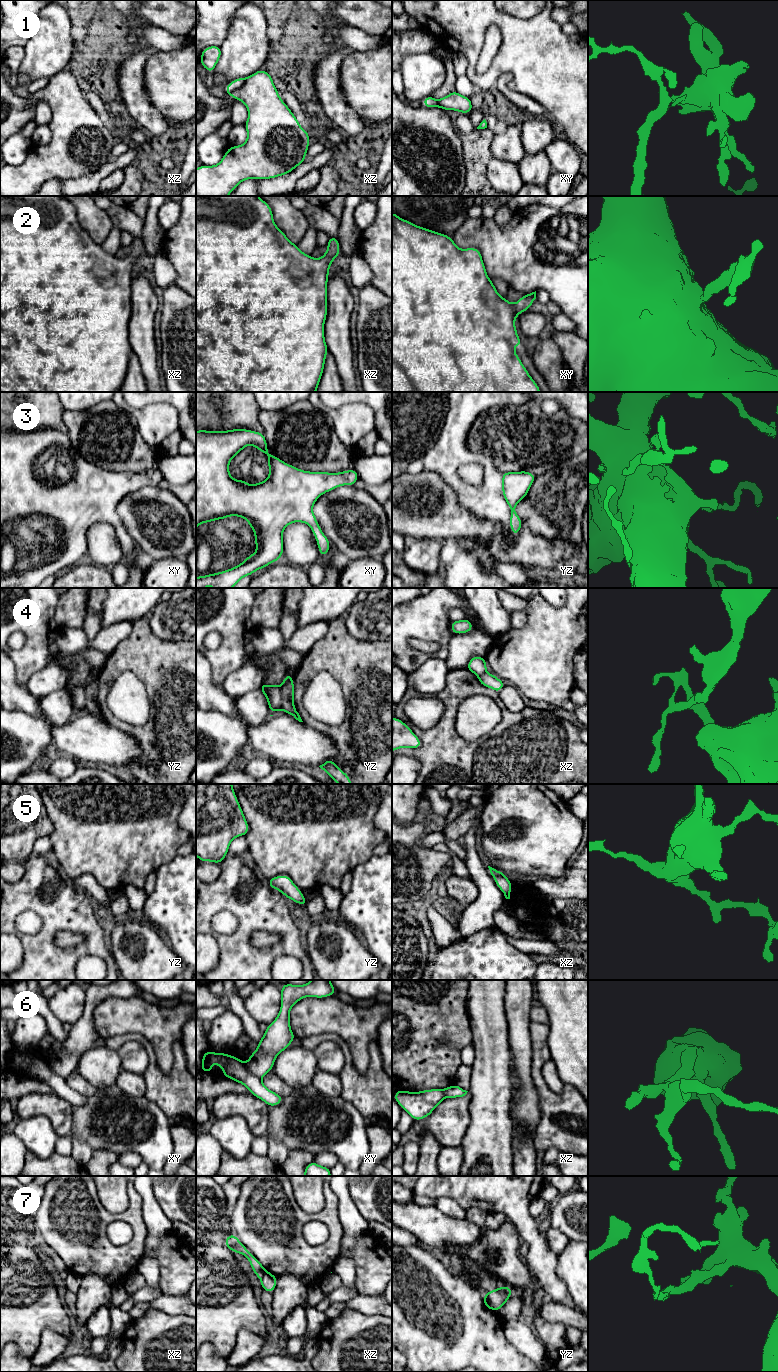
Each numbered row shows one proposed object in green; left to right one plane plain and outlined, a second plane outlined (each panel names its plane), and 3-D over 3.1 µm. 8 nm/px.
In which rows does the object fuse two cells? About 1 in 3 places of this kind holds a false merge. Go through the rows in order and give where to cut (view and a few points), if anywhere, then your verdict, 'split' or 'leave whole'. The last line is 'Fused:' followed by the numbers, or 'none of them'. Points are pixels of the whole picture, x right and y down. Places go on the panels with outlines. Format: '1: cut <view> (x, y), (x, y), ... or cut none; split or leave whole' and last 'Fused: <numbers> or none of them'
1: cut xz (245, 78), (245, 82), (230, 94); split
2: cut none; leave whole
3: cut none; leave whole
4: cut yz (280, 686), (282, 709); split
5: cut none; leave whole
6: cut xy (246, 1064), (246, 1067), (260, 1078); split
7: cut yz (484, 1294), (493, 1309); split
Fused: 1, 4, 6, 7

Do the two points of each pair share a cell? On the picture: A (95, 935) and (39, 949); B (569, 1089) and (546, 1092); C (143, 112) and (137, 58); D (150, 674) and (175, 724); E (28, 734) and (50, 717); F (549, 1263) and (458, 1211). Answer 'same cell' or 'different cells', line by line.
A: same cell
B: same cell
C: same cell
D: same cell
E: same cell
F: different cells

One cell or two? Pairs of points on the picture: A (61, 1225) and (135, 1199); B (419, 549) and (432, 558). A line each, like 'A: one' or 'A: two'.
A: one
B: one

